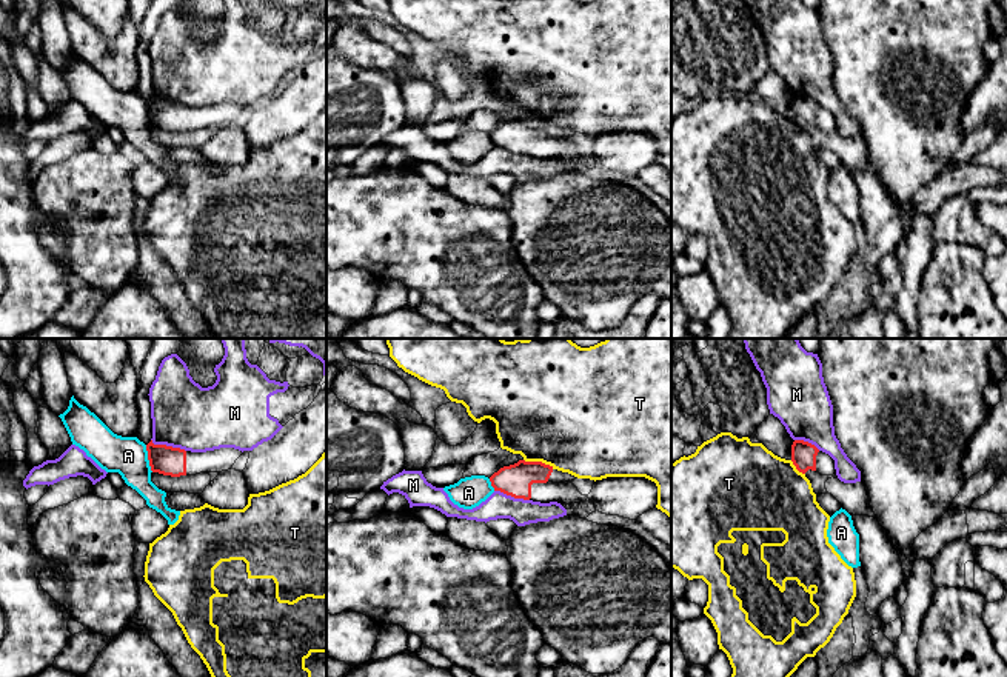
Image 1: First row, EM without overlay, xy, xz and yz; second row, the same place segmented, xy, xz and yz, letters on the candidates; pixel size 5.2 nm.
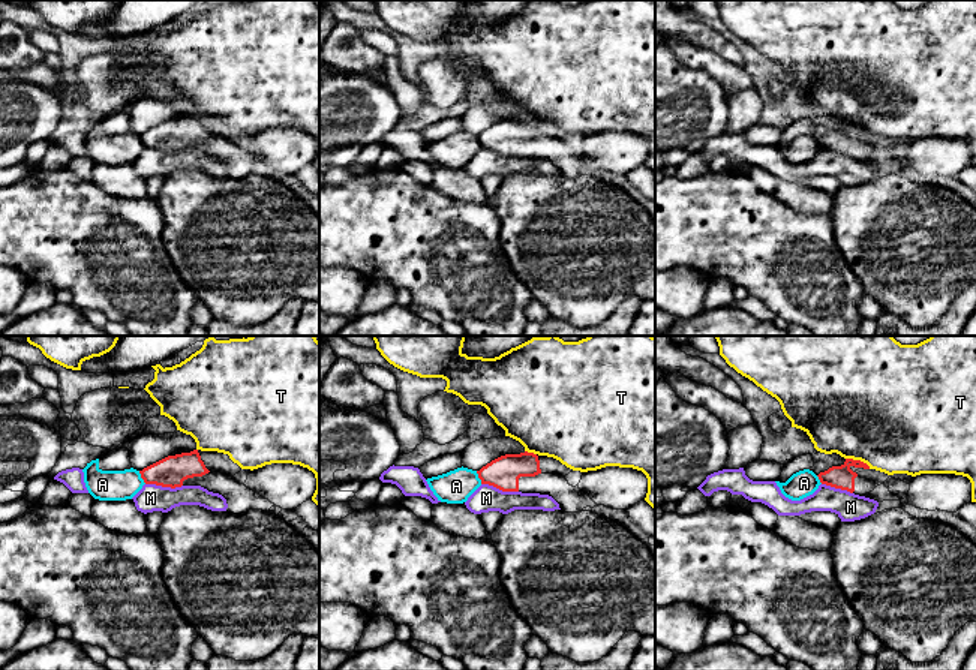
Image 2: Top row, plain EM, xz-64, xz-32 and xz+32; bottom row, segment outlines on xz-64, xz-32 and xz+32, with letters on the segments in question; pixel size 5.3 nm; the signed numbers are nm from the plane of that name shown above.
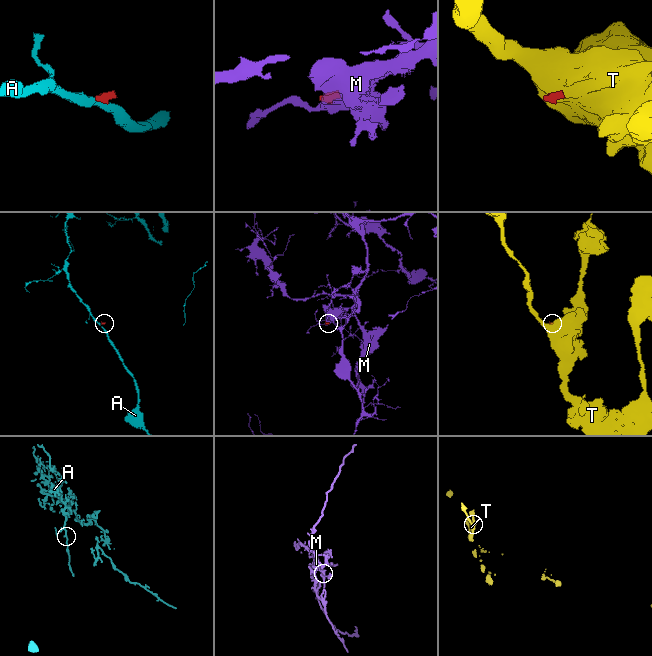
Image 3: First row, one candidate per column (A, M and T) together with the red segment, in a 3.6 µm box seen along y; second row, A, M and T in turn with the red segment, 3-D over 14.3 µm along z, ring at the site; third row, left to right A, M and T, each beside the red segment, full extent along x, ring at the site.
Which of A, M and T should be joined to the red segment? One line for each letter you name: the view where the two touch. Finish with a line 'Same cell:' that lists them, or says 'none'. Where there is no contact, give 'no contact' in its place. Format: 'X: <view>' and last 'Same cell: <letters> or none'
Same cell: none

